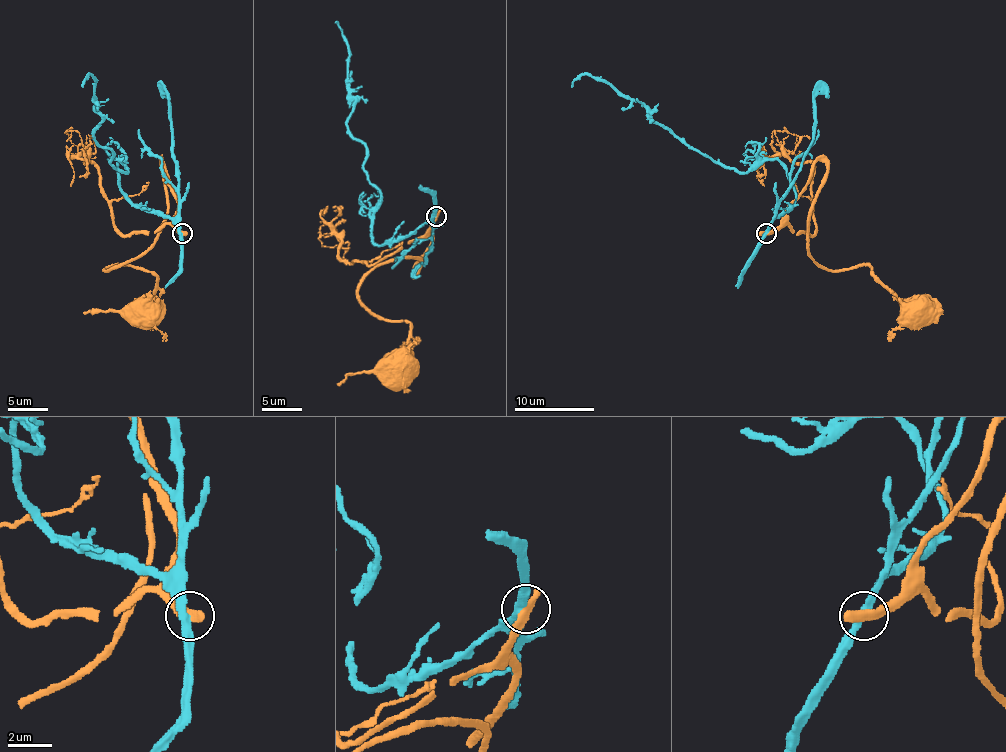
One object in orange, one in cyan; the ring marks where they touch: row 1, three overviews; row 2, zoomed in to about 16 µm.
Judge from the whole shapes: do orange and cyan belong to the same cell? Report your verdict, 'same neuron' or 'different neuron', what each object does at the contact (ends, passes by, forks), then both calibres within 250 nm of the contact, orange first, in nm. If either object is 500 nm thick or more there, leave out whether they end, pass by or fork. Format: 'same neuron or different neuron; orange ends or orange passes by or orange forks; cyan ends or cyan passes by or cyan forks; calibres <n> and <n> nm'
different neuron; orange ends; cyan passes by; calibres 460 and 320 nm

